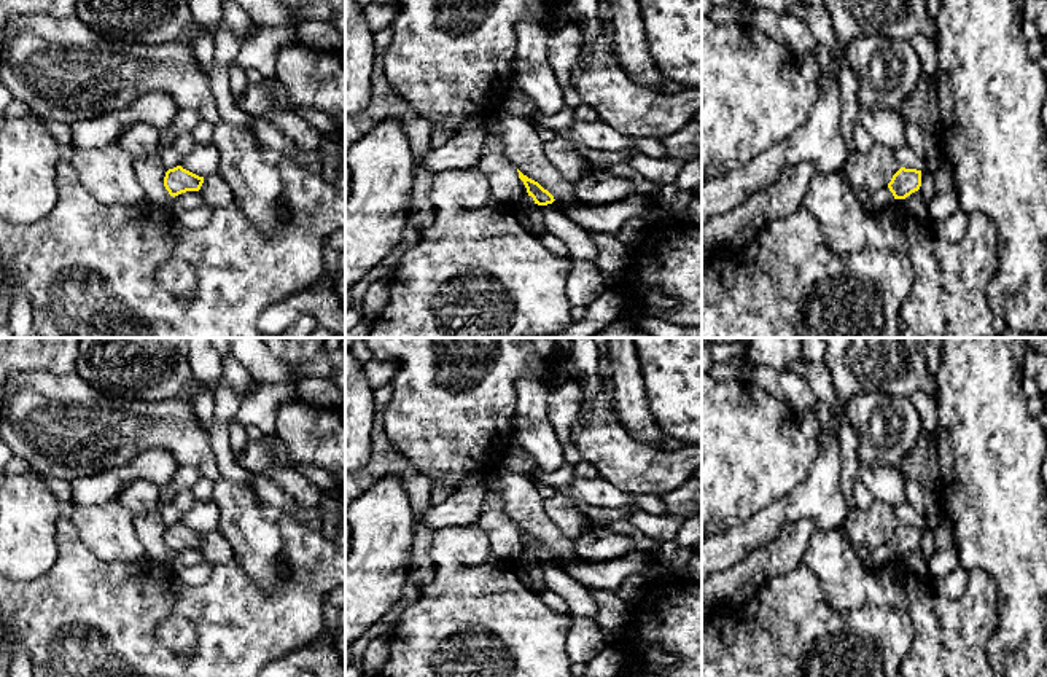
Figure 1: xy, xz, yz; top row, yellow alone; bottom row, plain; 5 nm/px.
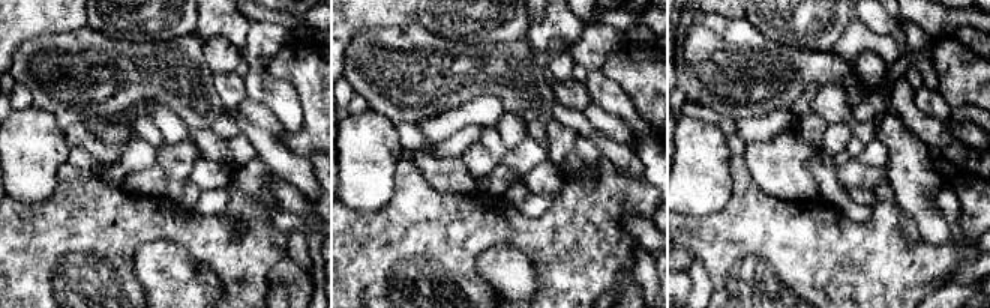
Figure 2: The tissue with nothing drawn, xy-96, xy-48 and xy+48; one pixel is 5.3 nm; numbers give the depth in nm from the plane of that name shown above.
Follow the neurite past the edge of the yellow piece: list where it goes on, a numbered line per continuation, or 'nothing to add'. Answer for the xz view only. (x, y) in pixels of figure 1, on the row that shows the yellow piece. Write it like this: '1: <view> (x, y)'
1: xz (608, 219)

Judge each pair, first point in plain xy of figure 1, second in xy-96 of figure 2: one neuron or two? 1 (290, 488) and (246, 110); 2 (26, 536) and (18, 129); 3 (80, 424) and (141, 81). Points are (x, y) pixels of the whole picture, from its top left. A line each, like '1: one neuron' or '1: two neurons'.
1: one neuron
2: one neuron
3: one neuron

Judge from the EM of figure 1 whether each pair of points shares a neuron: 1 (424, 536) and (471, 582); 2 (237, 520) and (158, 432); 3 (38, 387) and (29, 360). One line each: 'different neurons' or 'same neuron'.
1: different neurons
2: different neurons
3: different neurons

